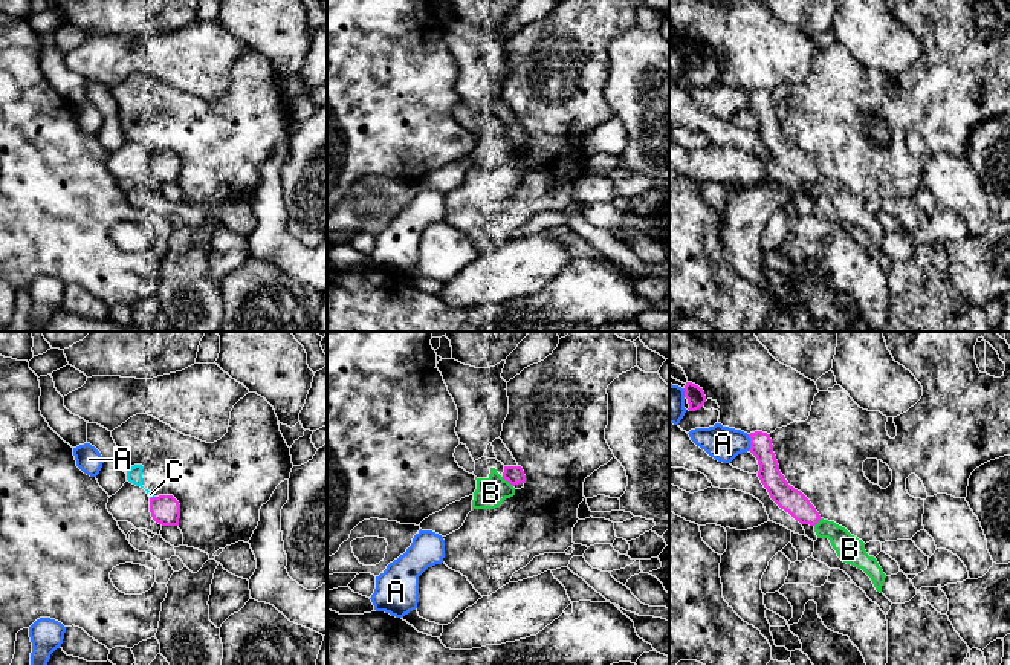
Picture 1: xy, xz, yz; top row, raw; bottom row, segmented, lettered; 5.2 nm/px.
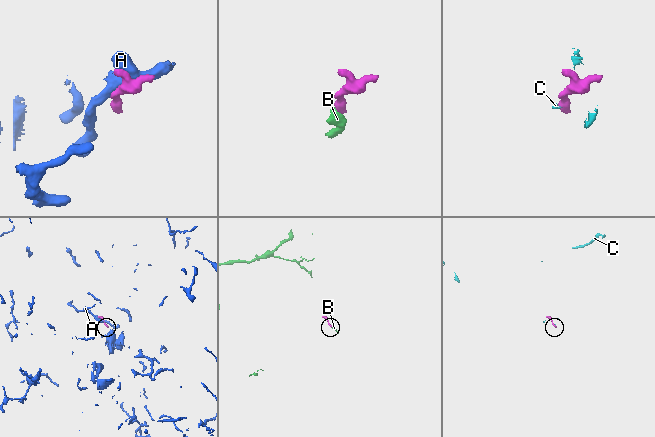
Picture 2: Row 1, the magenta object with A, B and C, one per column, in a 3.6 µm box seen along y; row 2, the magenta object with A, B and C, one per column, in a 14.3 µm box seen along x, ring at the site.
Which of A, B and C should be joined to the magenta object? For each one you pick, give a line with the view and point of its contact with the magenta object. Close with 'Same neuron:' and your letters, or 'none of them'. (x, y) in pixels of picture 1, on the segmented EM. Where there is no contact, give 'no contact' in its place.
Same neuron: none of them

